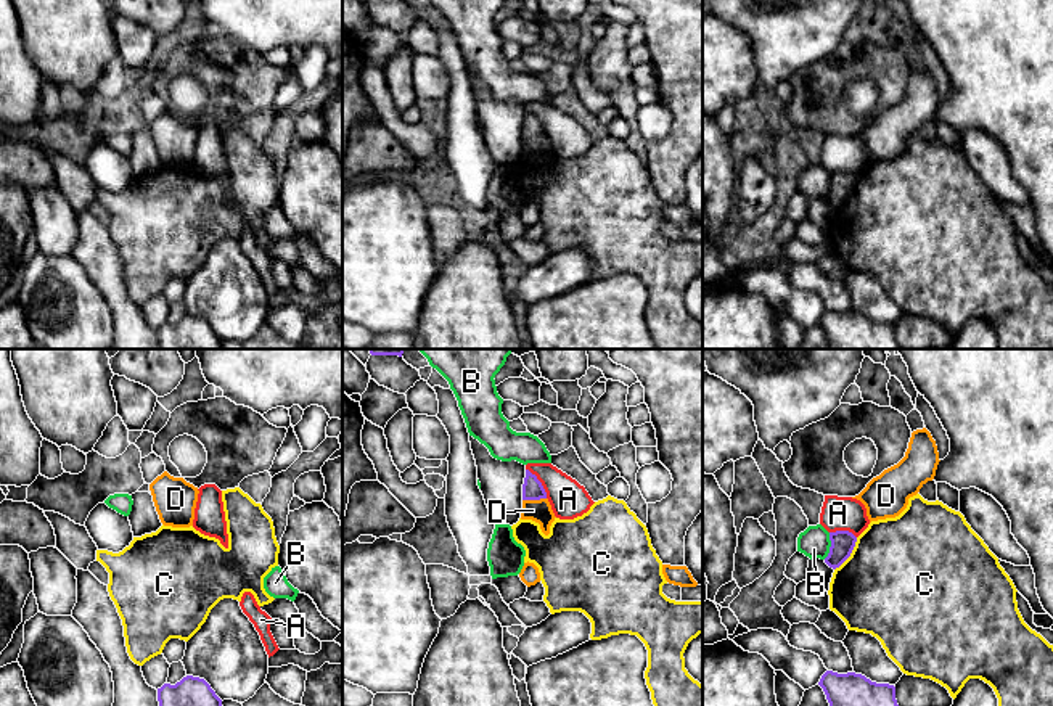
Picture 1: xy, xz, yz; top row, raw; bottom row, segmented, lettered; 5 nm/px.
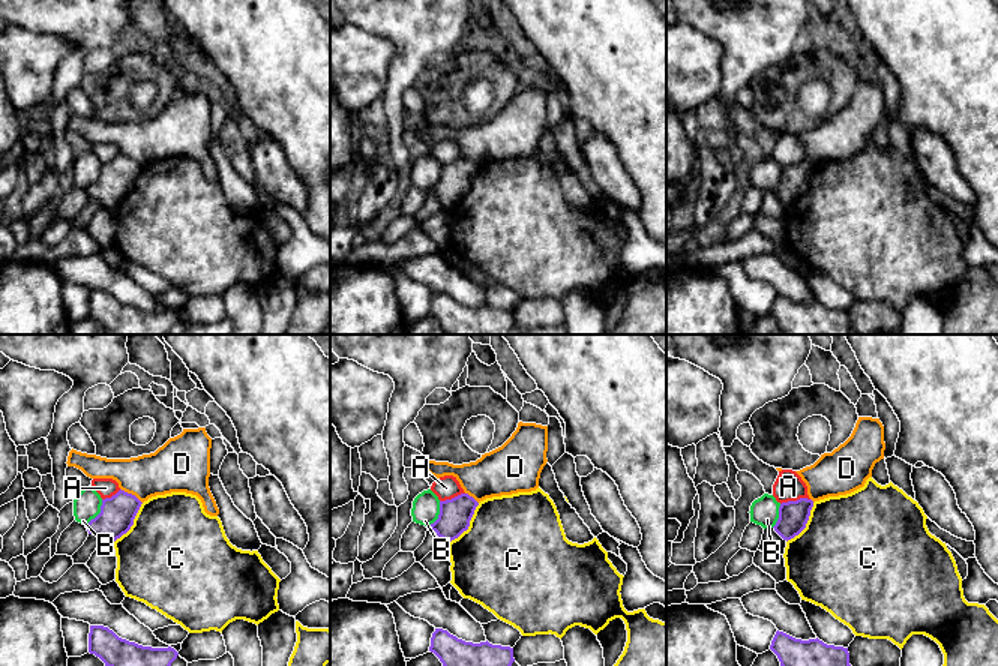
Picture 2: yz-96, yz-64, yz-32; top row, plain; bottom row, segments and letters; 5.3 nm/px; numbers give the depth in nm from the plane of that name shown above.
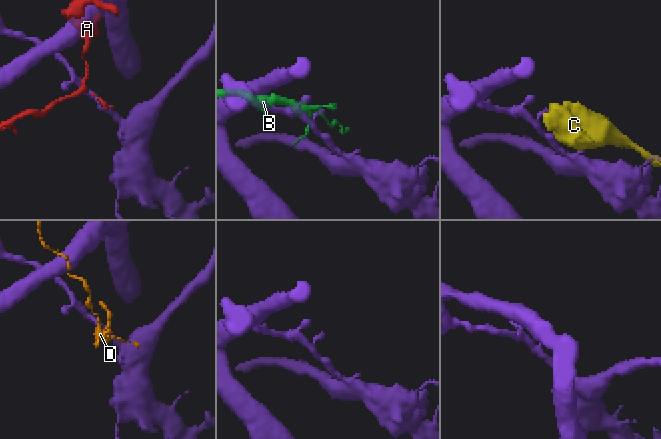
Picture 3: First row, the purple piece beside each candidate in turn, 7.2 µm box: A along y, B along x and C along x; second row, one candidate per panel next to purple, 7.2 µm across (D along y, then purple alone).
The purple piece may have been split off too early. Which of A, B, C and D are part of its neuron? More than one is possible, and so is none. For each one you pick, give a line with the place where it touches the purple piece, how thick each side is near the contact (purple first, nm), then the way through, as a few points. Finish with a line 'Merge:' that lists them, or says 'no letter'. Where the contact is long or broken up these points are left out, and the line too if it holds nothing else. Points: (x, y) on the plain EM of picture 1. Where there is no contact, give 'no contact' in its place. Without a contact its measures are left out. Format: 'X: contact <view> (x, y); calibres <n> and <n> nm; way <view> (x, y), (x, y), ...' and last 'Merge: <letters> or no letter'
Merge: no letter

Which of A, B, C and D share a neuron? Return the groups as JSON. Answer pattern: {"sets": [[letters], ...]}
{"sets": [["A"], ["B"], ["C"], ["D"]]}

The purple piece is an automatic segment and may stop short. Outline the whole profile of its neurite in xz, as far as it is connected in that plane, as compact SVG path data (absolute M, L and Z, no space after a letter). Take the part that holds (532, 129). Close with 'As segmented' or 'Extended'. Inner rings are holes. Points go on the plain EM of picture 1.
M526 109L526 117L522 124L522 140L540 140L540 138L547 138L547 132L542 122L537 119L535 114Z. As segmented

